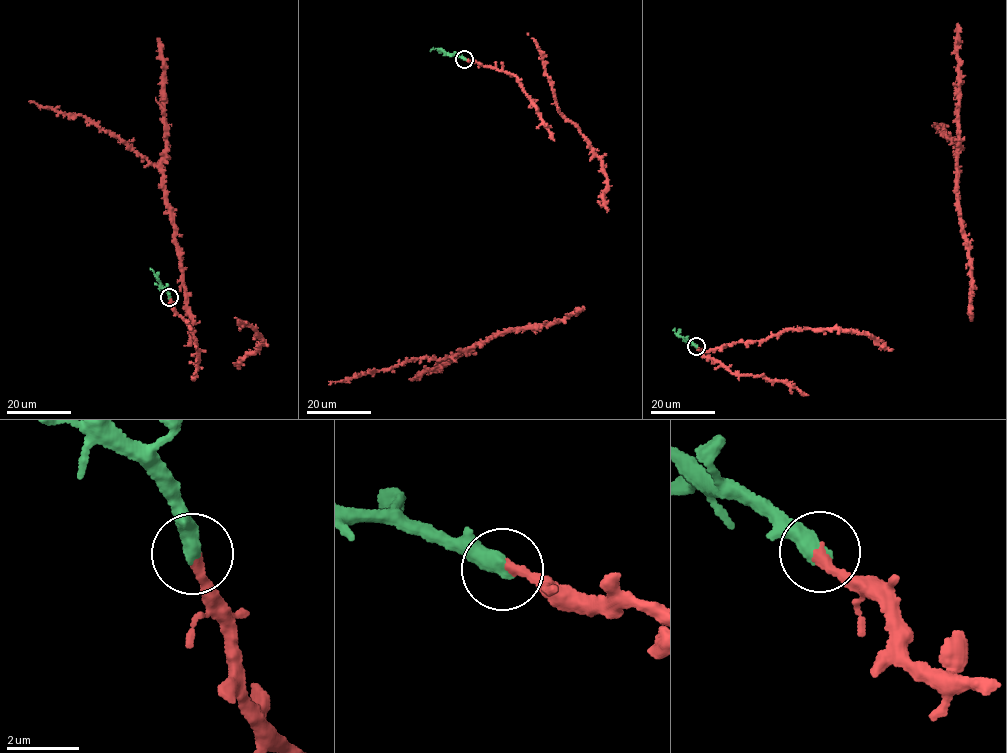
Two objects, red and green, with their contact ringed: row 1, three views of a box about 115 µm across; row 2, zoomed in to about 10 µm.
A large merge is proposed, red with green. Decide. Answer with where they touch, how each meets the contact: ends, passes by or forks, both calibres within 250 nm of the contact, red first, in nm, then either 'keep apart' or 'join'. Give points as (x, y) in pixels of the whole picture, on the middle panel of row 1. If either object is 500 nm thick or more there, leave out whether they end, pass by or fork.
place (464, 59); calibres 280 and 500 nm; join

